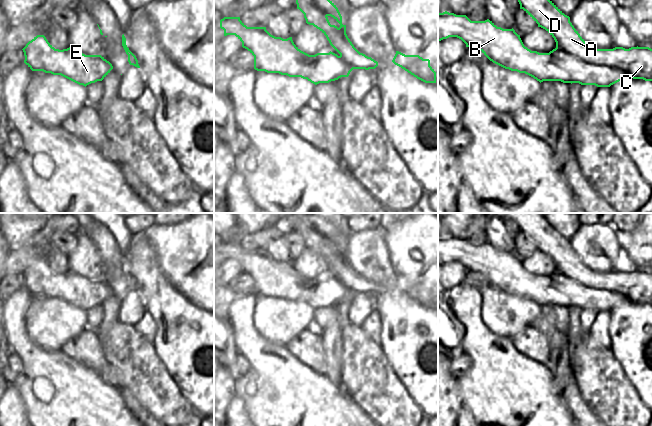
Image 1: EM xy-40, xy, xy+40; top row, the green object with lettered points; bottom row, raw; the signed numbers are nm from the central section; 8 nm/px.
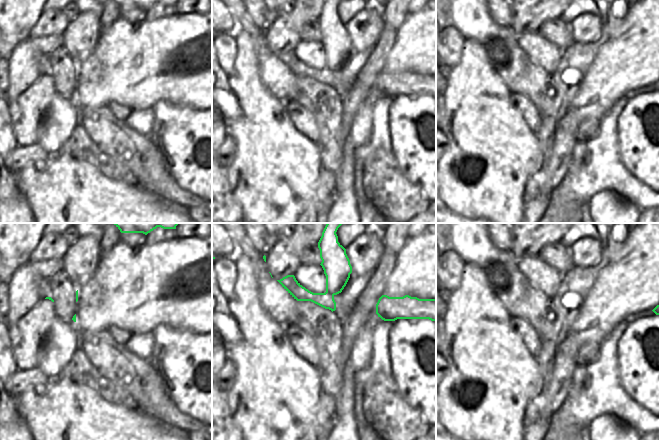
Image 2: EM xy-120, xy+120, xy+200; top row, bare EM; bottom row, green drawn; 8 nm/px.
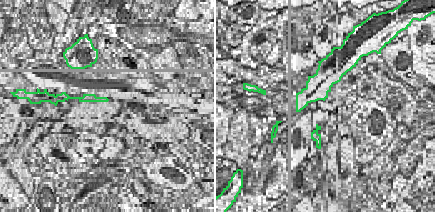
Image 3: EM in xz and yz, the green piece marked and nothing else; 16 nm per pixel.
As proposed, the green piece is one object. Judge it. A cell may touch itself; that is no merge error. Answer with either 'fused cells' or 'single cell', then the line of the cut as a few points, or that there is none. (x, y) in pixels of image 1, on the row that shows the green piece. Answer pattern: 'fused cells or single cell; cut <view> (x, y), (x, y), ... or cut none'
fused cells; cut xy+40 (556, 46), (583, 57), (604, 51)

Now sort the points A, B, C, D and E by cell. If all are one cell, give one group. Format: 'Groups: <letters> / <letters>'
Groups: A D / B C E

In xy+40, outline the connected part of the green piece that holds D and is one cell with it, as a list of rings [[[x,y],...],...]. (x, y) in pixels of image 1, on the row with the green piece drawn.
[[[518,0],[523,9],[537,24],[555,40],[556,47],[575,56],[591,57],[593,53],[603,53],[604,49],[591,47],[578,33],[565,15],[550,0]]]

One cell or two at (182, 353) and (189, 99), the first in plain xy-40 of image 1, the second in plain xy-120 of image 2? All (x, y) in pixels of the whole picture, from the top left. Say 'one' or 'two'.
two

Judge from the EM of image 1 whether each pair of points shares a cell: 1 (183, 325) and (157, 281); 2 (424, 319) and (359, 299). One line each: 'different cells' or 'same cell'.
1: same cell
2: different cells

